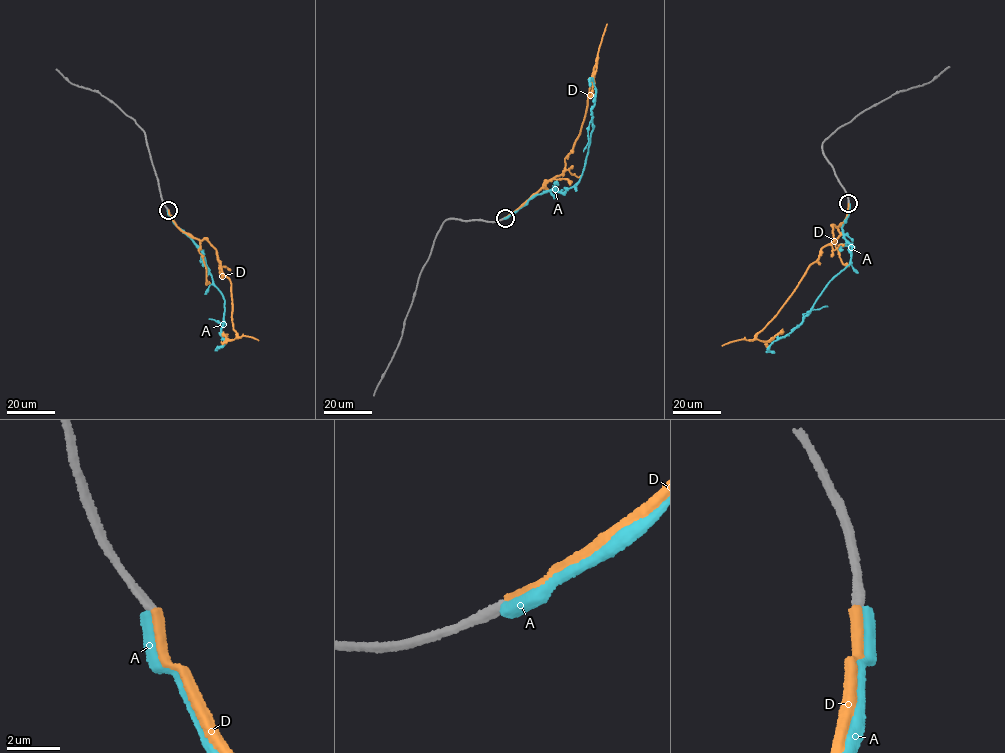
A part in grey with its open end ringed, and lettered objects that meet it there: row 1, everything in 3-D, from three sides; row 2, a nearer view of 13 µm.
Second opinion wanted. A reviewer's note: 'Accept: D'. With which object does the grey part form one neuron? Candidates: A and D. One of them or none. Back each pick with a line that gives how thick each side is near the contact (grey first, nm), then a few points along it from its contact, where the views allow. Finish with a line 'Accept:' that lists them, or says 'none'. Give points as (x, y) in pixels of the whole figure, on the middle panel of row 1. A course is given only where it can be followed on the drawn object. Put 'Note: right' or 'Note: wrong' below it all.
D: calibres 360 and 400 nm; course (504, 218), (546, 181), (562, 173), (565, 159), (585, 116), (592, 76), (607, 23)
Accept: D
Note: right

